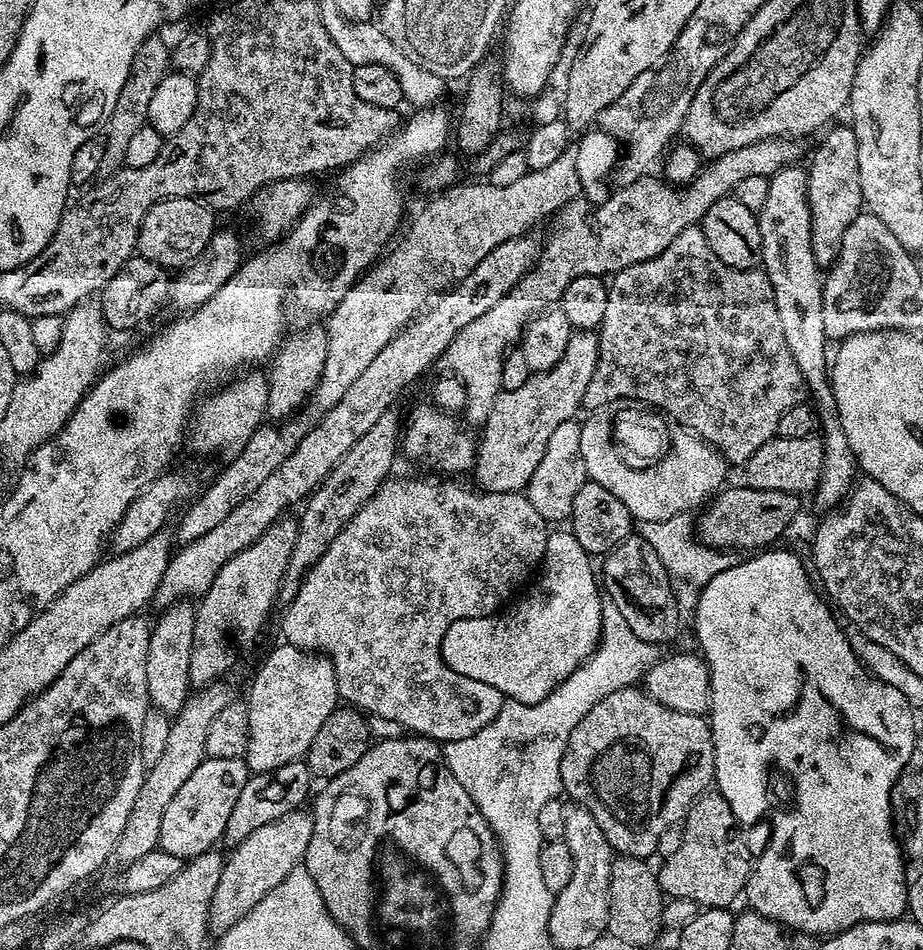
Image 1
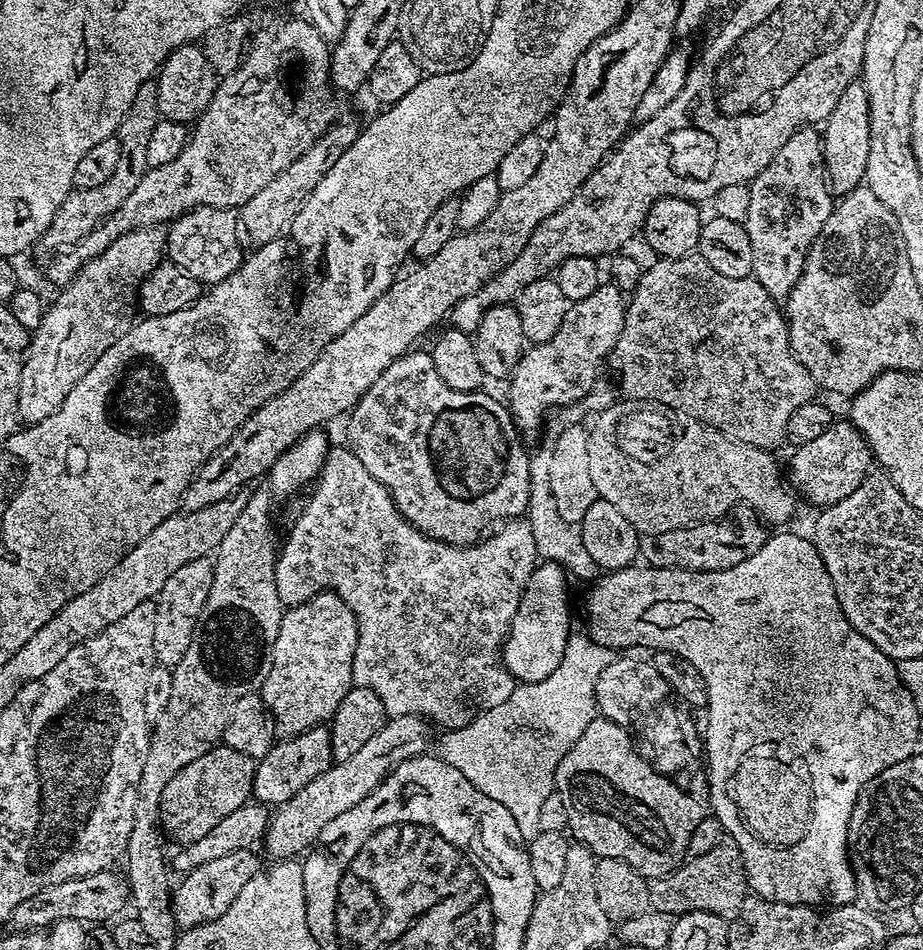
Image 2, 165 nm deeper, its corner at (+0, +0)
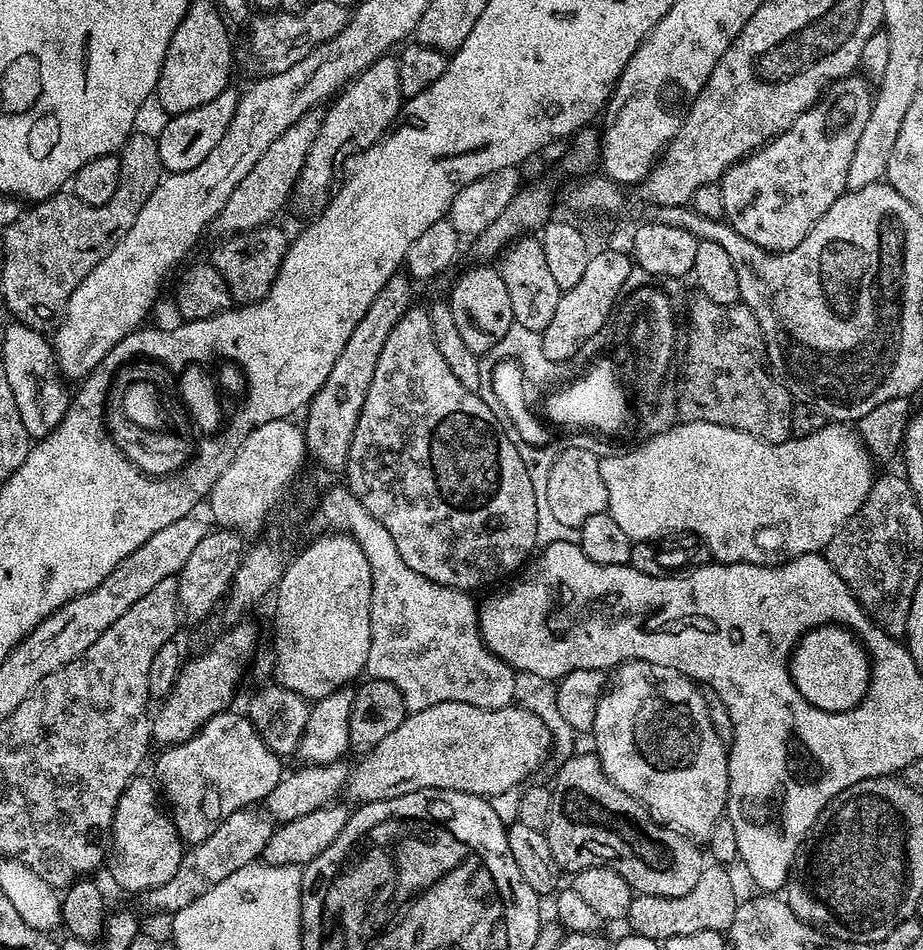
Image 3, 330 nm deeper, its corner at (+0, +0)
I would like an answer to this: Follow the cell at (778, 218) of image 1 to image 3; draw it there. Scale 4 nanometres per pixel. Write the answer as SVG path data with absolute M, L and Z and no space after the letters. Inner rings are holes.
M863 75L843 76L842 79L828 85L824 89L823 96L815 104L809 106L785 132L778 134L773 140L763 144L761 148L751 152L749 156L744 157L743 160L738 161L734 166L727 168L724 171L724 175L718 181L722 190L722 204L724 206L724 220L726 223L734 230L738 230L738 234L742 234L742 238L754 242L754 246L762 246L765 252L778 253L794 250L794 246L798 246L798 242L802 242L802 238L806 238L806 234L810 234L814 222L818 222L818 218L822 218L822 214L826 214L826 210L830 210L830 206L834 206L834 202L846 191L846 170L850 170L850 158L854 154L854 146L858 143L858 137L861 136L862 130L866 126L866 118L870 118L873 99L873 85Z

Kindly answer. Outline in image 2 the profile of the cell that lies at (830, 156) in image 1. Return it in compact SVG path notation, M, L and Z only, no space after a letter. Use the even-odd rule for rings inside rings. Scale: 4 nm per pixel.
M862 82L846 86L838 106L822 124L824 167L829 185L837 197L861 187L865 183L866 162L870 162L870 98Z

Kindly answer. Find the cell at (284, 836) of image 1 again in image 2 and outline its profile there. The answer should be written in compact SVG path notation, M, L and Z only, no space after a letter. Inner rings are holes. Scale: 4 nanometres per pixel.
M420 716L391 717L384 723L382 730L378 730L378 734L374 734L374 738L368 739L359 748L358 754L345 760L335 761L331 768L318 774L318 778L314 778L314 782L309 782L305 788L298 790L298 794L294 794L294 798L290 798L290 802L281 804L275 809L268 823L268 833L264 835L262 841L263 851L265 853L268 851L273 856L271 859L276 862L303 857L320 837L322 830L326 830L326 826L330 826L330 822L334 822L334 818L338 818L338 814L346 814L346 810L358 806L358 802L362 802L362 798L369 796L396 765L401 764L403 760L425 755L429 751L428 728L430 729L429 721L423 720Z

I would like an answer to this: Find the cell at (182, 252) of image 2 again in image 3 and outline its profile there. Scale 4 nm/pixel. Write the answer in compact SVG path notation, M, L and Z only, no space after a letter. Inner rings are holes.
M270 223L263 228L229 235L225 244L220 244L213 250L210 262L222 274L222 278L226 278L228 288L237 301L257 304L259 300L266 298L270 286L276 281L282 258L288 252L290 243L290 236L276 227L275 223Z

